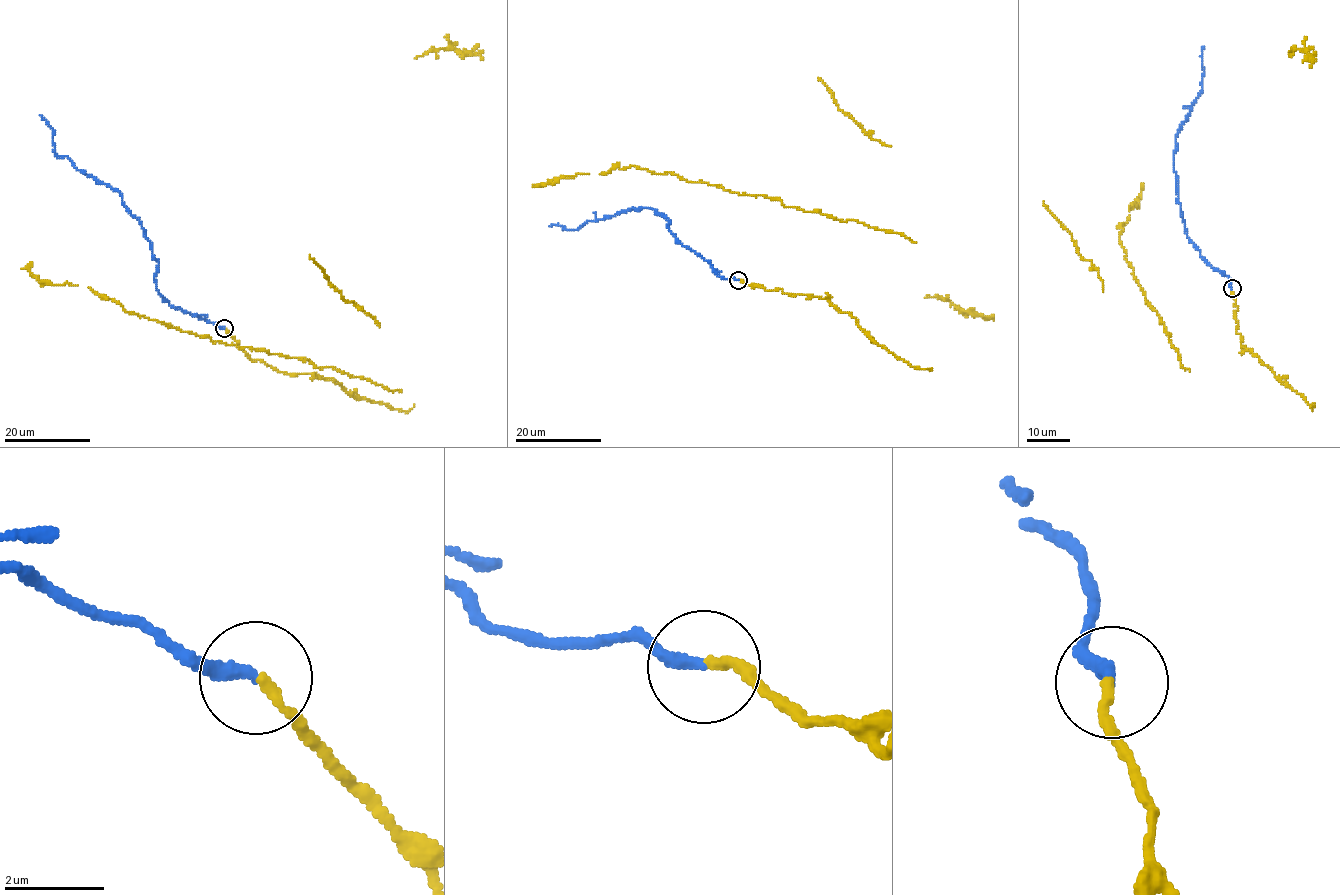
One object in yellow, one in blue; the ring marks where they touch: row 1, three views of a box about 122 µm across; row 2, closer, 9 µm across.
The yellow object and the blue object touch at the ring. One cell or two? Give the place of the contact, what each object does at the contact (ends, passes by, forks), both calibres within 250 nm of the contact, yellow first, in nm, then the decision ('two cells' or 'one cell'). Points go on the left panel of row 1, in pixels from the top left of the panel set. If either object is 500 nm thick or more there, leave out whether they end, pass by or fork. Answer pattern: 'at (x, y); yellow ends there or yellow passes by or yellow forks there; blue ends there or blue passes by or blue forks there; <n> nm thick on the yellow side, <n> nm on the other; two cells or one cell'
at (224, 328); yellow ends there; blue ends there; 200 nm thick on the yellow side, 280 nm on the other; one cell

